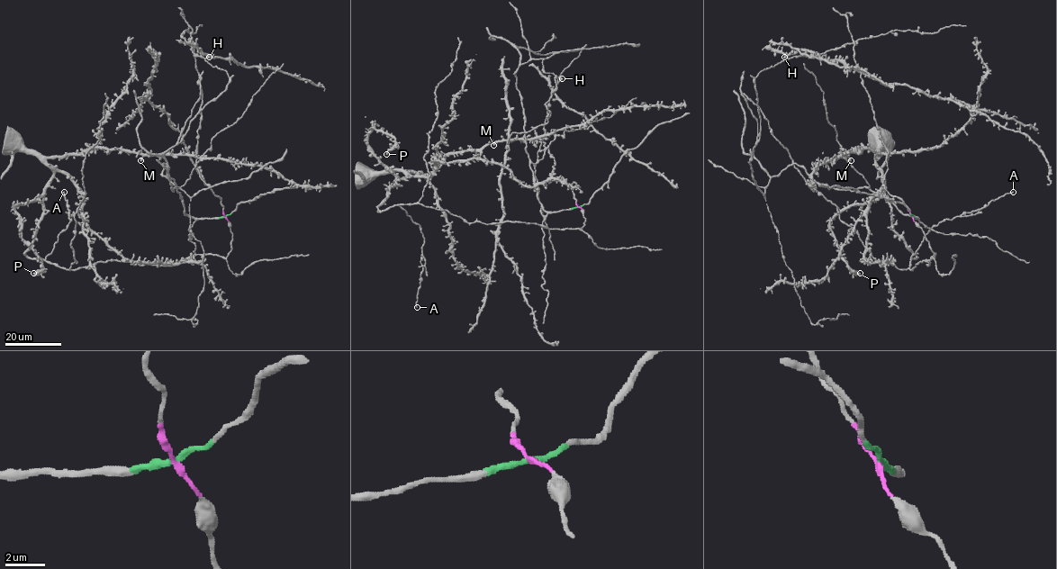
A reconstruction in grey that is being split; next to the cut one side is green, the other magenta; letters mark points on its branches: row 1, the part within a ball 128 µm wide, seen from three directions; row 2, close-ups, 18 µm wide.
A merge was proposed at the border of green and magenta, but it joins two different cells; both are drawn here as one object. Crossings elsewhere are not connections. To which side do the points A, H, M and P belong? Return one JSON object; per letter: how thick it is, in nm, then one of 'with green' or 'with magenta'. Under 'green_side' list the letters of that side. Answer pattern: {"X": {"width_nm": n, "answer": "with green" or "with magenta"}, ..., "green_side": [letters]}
{"A": {"width_nm": 200, "answer": "with magenta"}, "H": {"width_nm": 500, "answer": "with green"}, "M": {"width_nm": 480, "answer": "with magenta"}, "P": {"width_nm": 320, "answer": "with magenta"}, "green_side": ["H"]}

